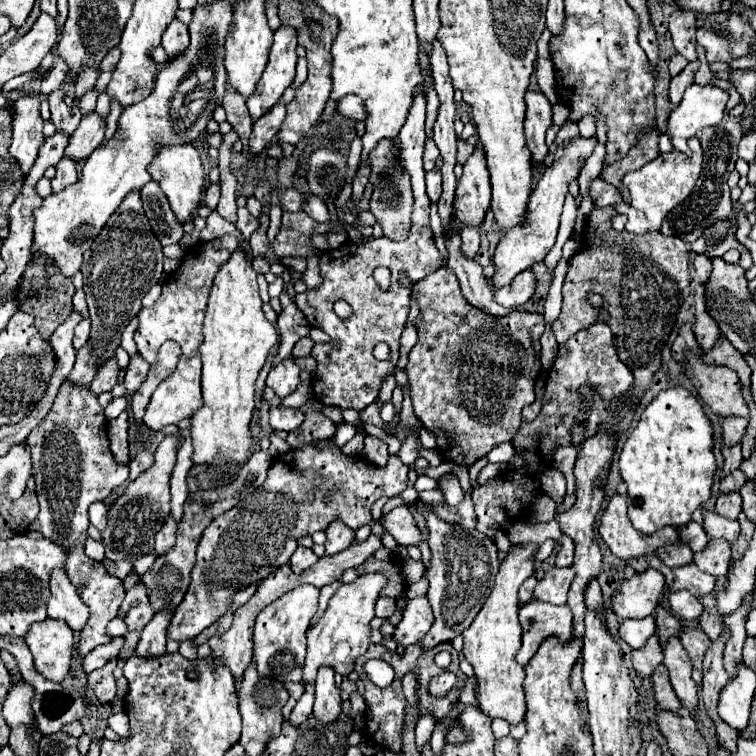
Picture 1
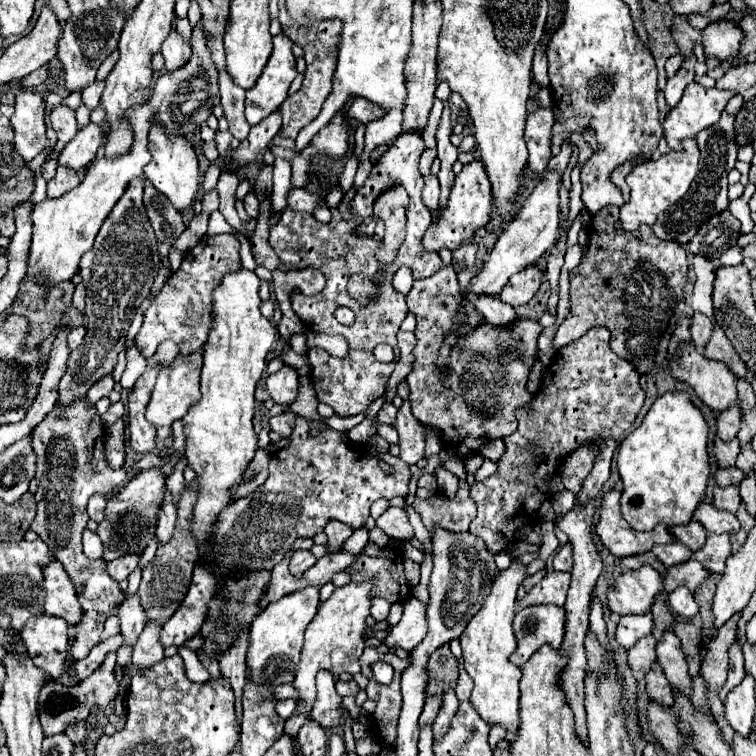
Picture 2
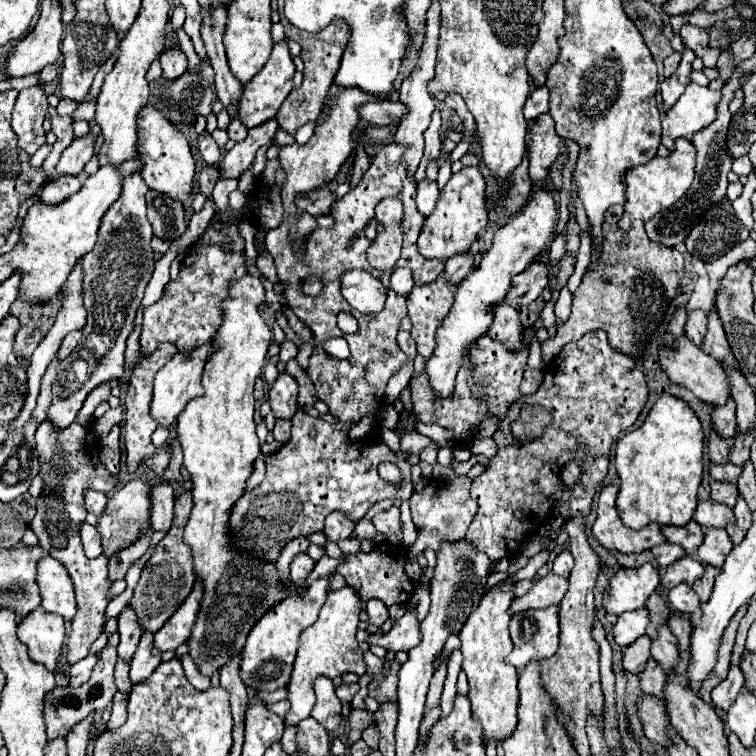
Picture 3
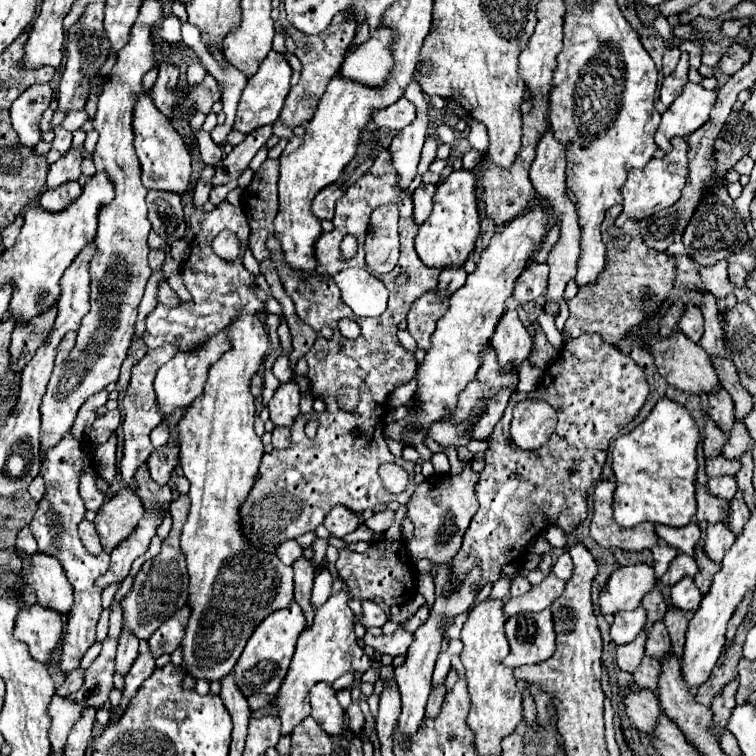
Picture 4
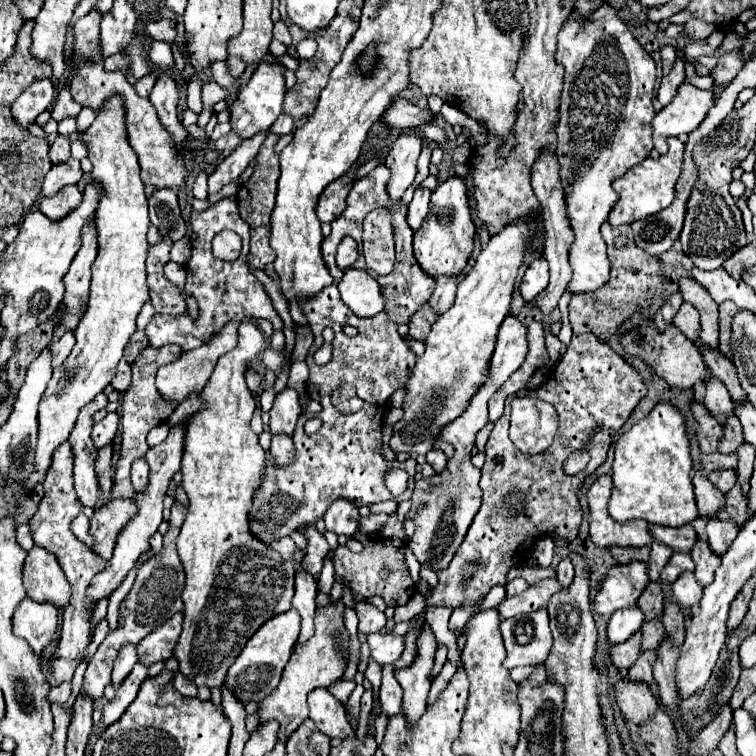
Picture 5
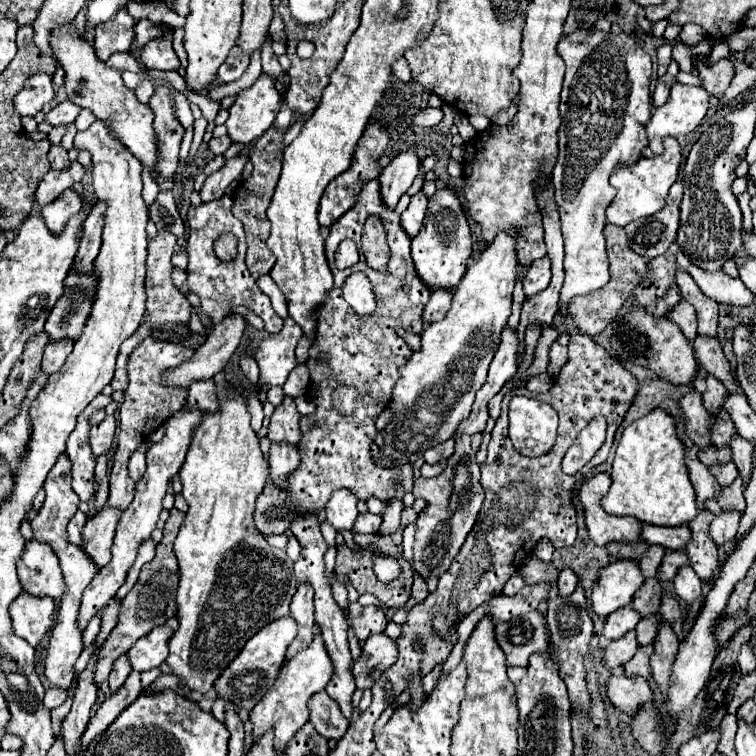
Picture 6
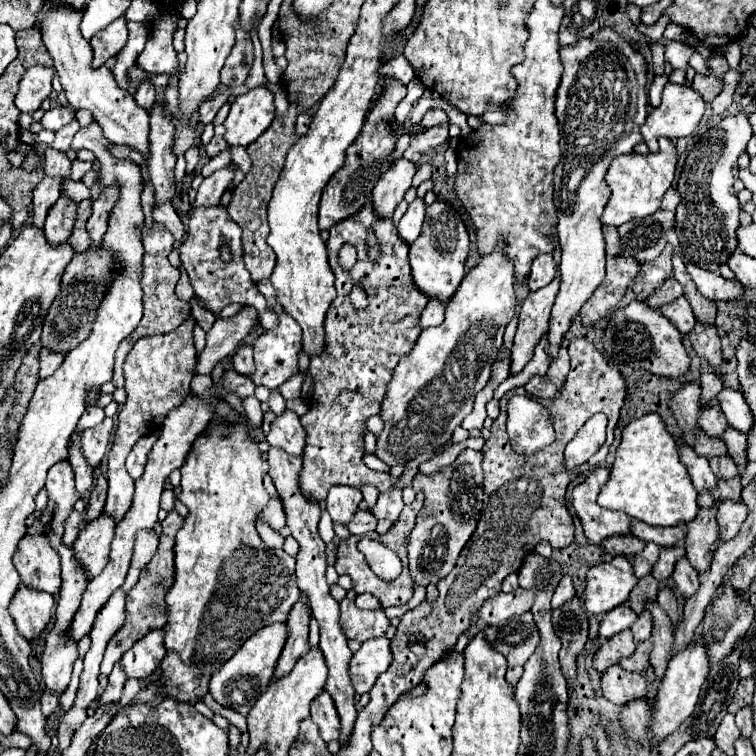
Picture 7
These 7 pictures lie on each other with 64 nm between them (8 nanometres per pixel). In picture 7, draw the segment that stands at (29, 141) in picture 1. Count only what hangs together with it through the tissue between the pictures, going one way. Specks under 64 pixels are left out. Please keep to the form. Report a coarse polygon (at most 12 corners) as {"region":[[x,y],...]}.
{"region":[[28,68],[20,80],[16,108],[38,110],[52,92],[54,70]]}

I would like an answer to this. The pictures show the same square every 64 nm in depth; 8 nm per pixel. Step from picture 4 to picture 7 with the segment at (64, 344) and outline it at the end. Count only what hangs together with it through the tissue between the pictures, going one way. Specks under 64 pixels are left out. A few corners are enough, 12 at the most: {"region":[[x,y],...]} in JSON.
{"region":[[46,348],[40,356],[40,380],[52,376],[62,364],[64,356],[48,352]]}

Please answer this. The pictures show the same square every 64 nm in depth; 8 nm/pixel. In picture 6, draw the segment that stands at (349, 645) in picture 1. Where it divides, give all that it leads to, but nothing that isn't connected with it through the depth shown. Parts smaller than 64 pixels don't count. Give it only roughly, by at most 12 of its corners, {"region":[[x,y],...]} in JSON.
{"region":[[322,636],[282,666],[250,710],[252,742],[274,750],[308,722],[308,698],[332,678]]}

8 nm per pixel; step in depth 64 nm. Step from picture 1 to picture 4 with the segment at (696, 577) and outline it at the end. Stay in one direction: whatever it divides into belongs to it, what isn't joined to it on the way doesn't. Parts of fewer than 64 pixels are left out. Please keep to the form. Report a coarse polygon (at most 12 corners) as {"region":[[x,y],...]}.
{"region":[[688,554],[672,560],[662,584],[674,586],[684,576],[696,576],[698,566]]}

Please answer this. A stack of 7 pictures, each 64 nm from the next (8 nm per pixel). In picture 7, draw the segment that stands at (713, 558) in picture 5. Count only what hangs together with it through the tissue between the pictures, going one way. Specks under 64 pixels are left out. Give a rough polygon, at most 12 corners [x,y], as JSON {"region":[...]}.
{"region":[[700,508],[686,524],[686,556],[698,572],[712,560],[718,538],[716,512]]}

